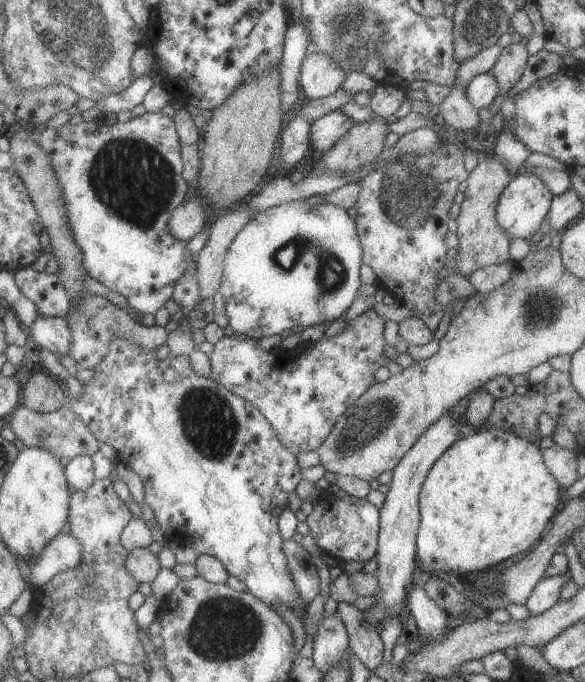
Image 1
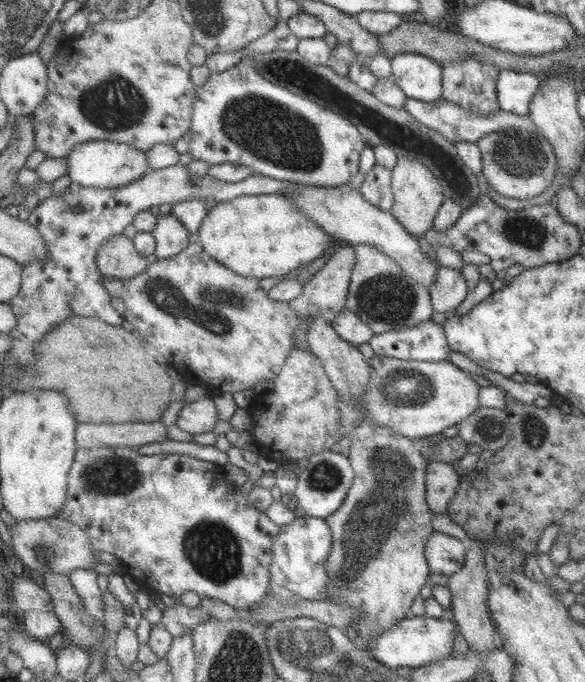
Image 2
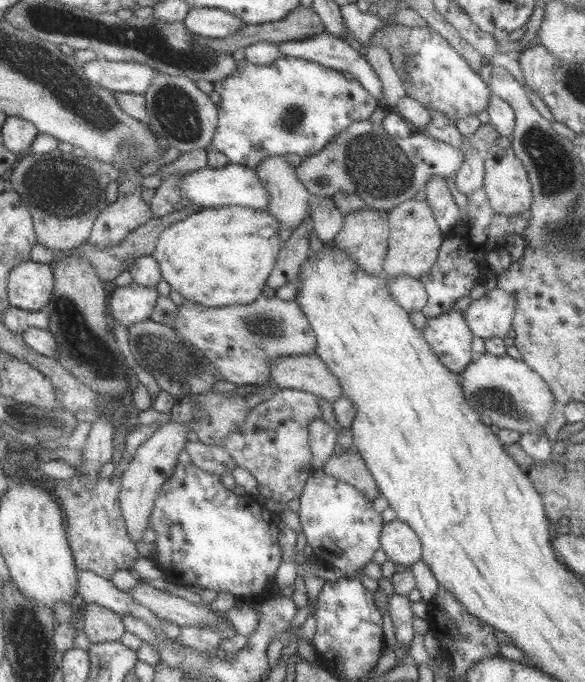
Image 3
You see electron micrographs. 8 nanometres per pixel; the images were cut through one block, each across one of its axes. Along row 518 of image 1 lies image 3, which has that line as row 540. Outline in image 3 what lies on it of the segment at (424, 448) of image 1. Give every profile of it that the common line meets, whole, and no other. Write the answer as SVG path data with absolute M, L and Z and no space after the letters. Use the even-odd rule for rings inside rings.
M399 518L384 526L382 549L396 565L411 566L423 559L424 555L424 546L416 529Z

